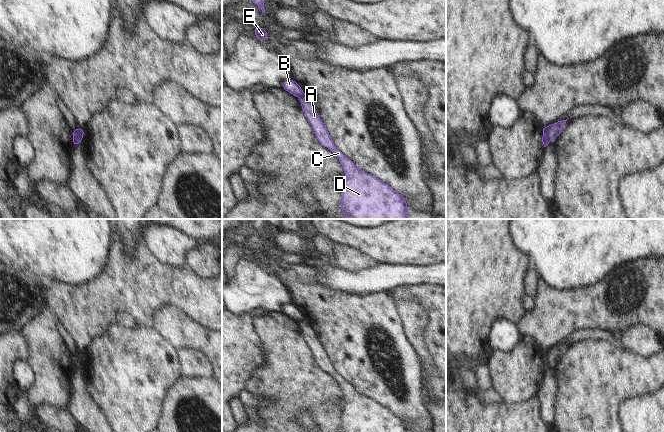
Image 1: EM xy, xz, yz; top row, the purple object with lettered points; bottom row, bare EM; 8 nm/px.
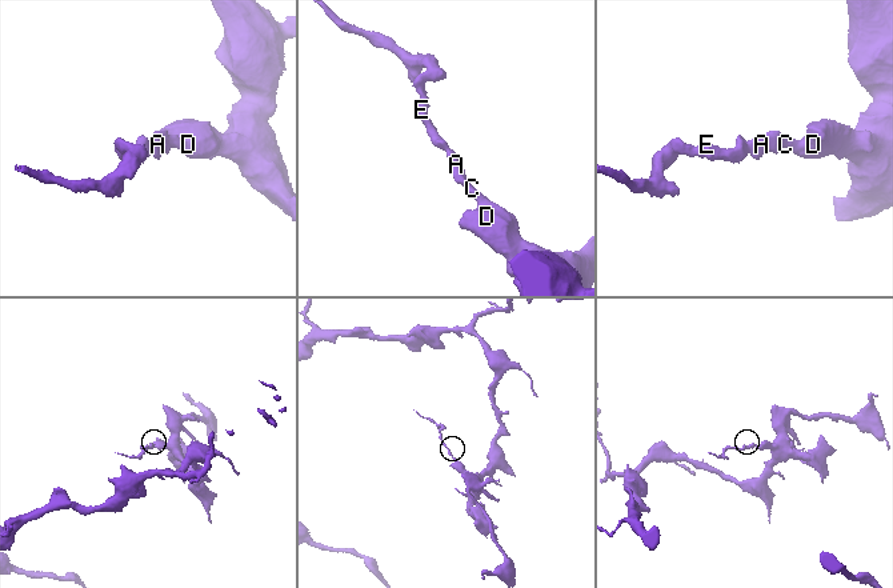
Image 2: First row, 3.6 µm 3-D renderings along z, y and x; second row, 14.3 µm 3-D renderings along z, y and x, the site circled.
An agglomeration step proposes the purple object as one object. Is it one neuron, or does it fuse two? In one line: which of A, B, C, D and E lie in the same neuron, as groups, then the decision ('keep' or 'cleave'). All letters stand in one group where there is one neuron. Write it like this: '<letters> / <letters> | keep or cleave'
A C D / B E | cleave

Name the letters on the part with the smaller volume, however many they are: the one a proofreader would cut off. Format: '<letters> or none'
B, E

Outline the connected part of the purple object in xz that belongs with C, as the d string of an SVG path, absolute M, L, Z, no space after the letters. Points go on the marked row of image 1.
M309 96L300 97L301 108L314 128L316 138L339 160L346 182L340 209L345 219L409 219L404 196L377 177L365 173L333 143L328 127L322 122Z

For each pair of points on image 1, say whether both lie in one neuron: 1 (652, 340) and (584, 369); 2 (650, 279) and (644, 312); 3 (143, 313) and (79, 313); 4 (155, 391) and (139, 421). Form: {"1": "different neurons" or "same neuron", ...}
{"1": "different neurons", "2": "same neuron", "3": "same neuron", "4": "same neuron"}

